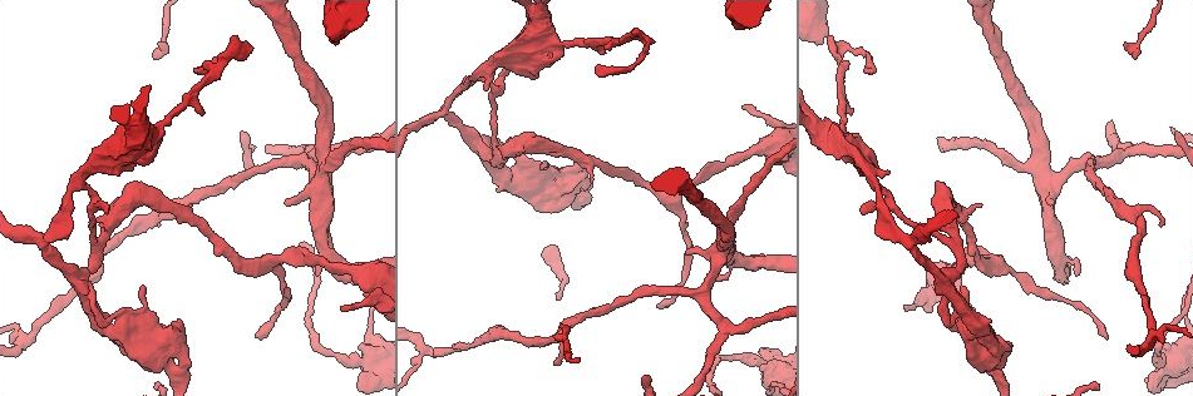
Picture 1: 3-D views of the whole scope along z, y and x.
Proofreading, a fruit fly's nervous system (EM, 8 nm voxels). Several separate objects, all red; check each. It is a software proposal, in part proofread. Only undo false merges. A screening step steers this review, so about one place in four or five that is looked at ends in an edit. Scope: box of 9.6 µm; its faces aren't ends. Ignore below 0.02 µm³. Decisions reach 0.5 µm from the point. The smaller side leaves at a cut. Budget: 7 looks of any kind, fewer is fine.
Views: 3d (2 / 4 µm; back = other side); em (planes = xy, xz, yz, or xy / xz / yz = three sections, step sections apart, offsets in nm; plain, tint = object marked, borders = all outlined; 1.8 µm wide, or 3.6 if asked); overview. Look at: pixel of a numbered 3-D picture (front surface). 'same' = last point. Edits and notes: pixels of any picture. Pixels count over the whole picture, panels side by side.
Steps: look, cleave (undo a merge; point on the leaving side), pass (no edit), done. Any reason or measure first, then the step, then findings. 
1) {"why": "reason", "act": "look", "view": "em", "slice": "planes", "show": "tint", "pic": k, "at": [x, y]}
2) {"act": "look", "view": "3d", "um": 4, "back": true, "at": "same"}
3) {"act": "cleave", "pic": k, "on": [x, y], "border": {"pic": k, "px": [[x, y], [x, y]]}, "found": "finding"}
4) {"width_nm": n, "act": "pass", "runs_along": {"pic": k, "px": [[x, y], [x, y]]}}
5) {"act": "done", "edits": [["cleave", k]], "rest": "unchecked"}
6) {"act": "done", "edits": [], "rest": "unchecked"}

{"why": "sudden change in width", "act": "look", "view": "em", "um": 3.6, "slice": "planes", "show": "tint", "pic": 1, "at": [991, 363]}

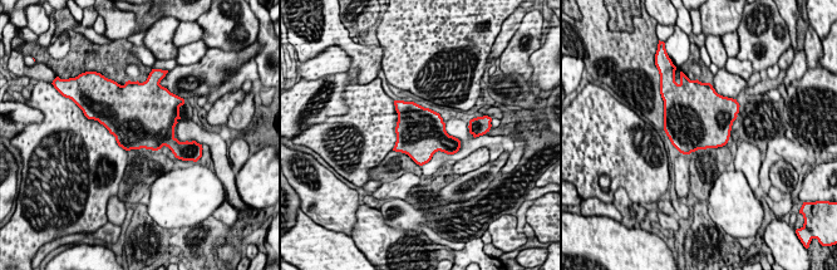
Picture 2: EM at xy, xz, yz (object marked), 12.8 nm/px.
{"act": "pass", "found": "continuous, no second neuron"}

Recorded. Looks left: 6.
{"why": "two arms in line, one across", "act": "look", "view": "em", "slice": "xz", "step": 8, "show": "tint", "pic": 1, "at": [80, 284]}

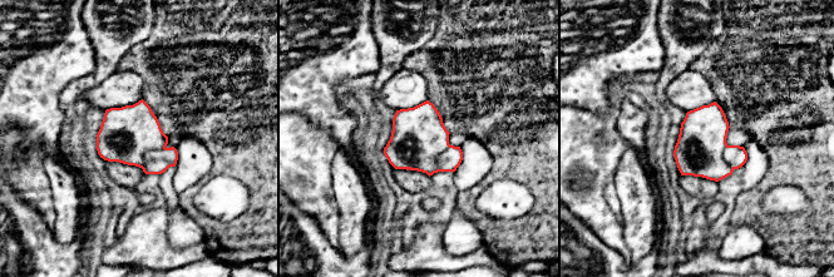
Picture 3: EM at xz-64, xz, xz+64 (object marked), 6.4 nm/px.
{"act": "look", "view": "em", "slice": "planes", "show": "tint", "at": "same"}

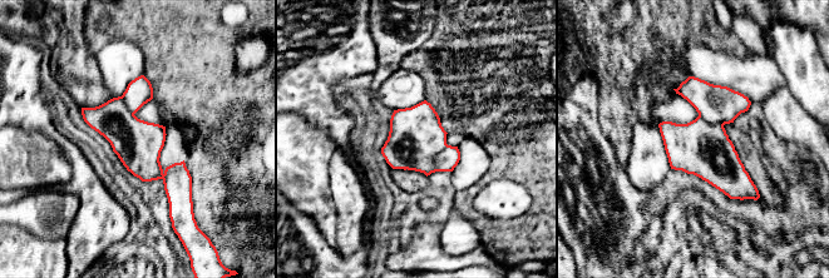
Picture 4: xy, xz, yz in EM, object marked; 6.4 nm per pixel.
{"act": "cleave", "pic": 4, "on": [448, 158], "found": "two neurons meet here"}

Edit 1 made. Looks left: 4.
{"why": "abrupt turn", "act": "look", "view": "em", "slice": "planes", "show": "borders", "pic": 1, "at": [31, 335]}

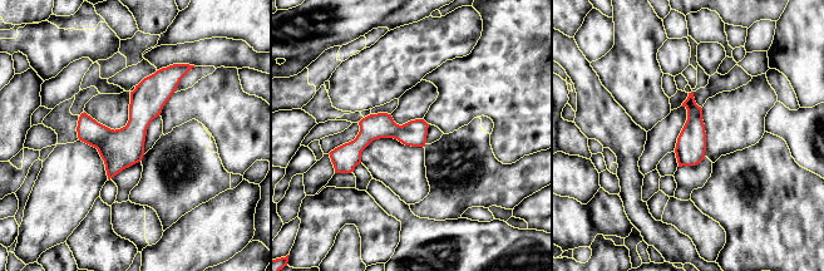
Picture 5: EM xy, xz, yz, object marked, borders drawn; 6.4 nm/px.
{"act": "pass", "runs_along": {"pic": 5, "px": [[169, 69], [110, 173]]}, "found": "one neuron here"}

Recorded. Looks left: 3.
{"act": "done", "edits": [["cleave", 4]], "rest": "unchecked"}

